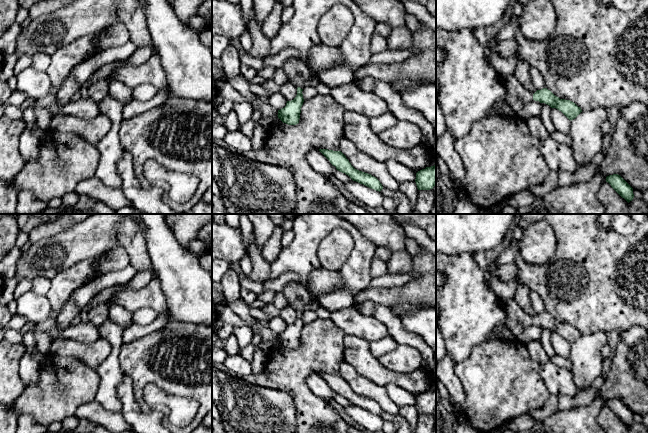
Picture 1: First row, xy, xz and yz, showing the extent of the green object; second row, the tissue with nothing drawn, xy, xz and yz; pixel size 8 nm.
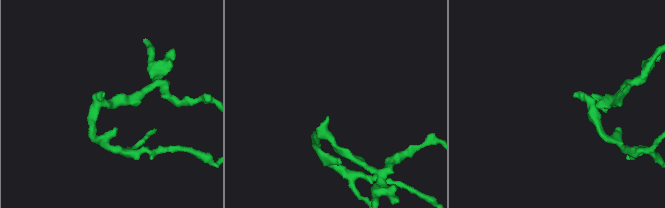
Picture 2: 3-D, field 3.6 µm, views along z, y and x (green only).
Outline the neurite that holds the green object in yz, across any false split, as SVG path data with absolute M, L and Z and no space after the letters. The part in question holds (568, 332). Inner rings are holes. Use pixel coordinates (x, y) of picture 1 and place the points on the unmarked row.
M513 299L502 301L502 307L506 313L505 325L512 332L515 339L525 328L531 324L545 327L551 332L561 335L569 344L575 343L581 336L581 332L570 324L560 323L547 312L537 314L534 318L526 314Z

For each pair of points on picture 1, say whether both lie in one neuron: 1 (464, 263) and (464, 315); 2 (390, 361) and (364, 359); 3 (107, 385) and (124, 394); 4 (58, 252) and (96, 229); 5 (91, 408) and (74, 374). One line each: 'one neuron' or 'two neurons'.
1: one neuron
2: two neurons
3: two neurons
4: one neuron
5: two neurons

